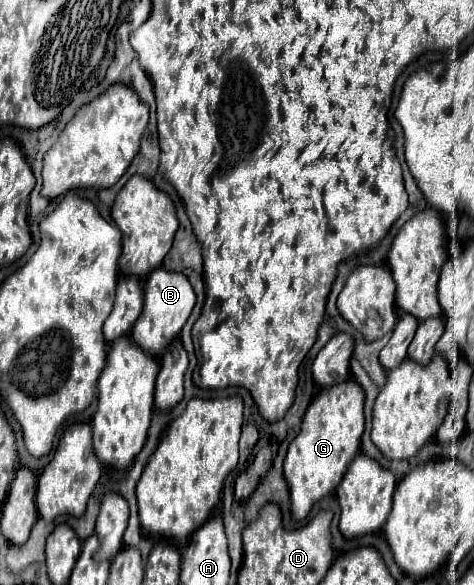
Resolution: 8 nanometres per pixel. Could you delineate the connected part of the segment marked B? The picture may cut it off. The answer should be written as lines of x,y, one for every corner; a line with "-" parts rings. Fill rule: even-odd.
165,267
155,269
153,273
147,275
147,281
145,281
145,305
133,327
133,333
131,333
133,341
139,347
147,349
147,353
151,353
153,357
161,357
163,349
181,333
193,307
195,307
195,291
189,279
183,273
167,271

